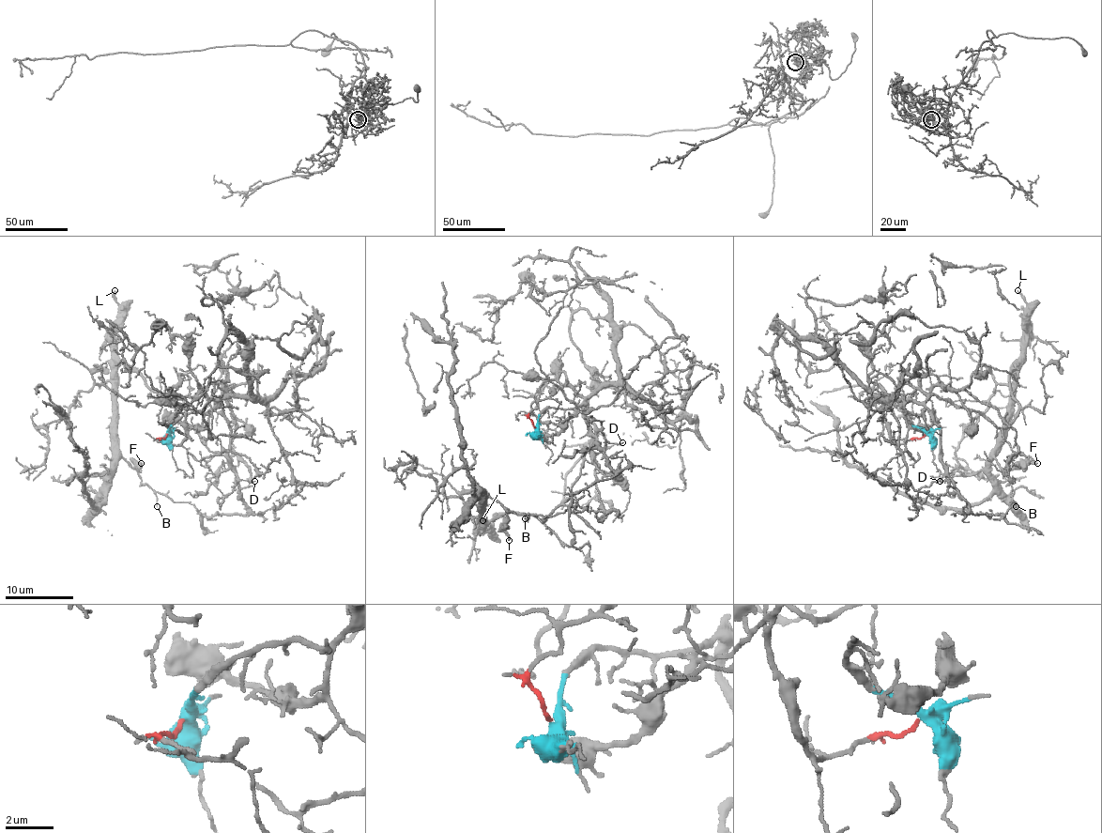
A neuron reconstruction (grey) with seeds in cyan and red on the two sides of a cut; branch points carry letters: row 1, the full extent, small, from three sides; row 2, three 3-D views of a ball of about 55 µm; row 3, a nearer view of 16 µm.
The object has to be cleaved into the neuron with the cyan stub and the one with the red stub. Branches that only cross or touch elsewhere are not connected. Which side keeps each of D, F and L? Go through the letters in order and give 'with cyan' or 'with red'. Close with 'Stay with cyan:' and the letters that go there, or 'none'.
D: with cyan
F: with red
L: with red
Stay with cyan: D

